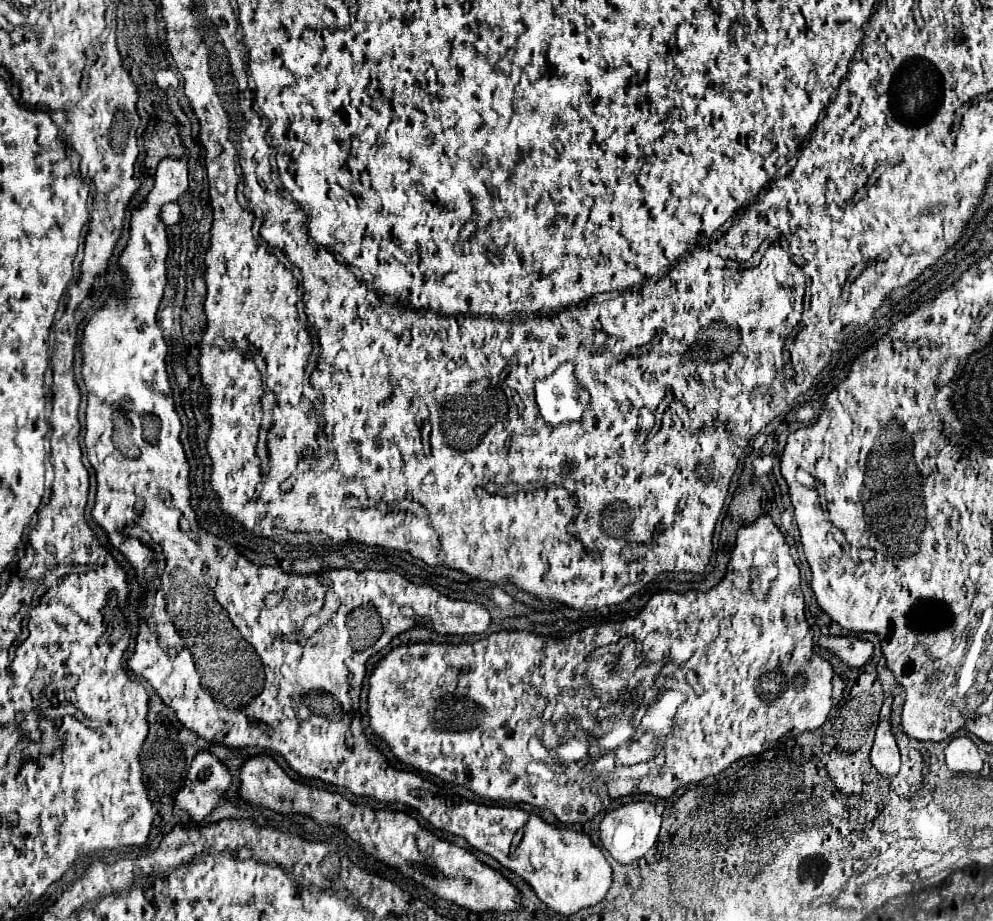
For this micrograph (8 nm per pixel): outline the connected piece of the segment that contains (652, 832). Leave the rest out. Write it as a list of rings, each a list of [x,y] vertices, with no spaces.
[[[631,802],[625,806],[619,806],[611,810],[603,820],[601,820],[601,842],[609,850],[609,854],[621,862],[629,864],[637,858],[641,858],[657,840],[661,828],[661,816],[655,812],[655,806],[651,802]]]

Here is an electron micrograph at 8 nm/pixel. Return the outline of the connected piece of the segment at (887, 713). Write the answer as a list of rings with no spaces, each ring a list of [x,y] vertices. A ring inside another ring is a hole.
[[[885,698],[881,716],[879,716],[877,734],[875,734],[875,744],[871,748],[871,764],[883,776],[895,776],[901,766],[899,748],[891,734],[891,704],[893,704],[893,698]]]

